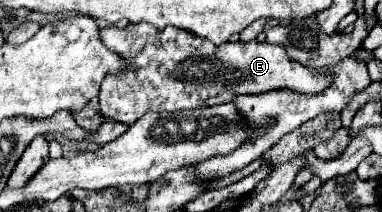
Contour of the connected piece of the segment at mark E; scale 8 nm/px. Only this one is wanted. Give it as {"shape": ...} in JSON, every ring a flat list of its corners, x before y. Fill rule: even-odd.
{"shape":[[129,24,127,28,103,28,101,38,105,46,115,50,121,58,131,62,129,70,121,76,107,76,103,80,99,102,101,112,105,118,133,124,137,118,141,118,145,112,175,112,175,110,187,110,187,108,203,108,203,106,217,106,233,102,239,94,263,94,271,90,293,90,299,94,319,94,327,86,331,86,333,76,329,72,319,72,301,66,299,62,291,60,281,44,269,44,269,42,223,42,215,46,213,42,201,40,195,34,189,34,187,30,179,30,175,26,165,26,163,30,157,30,151,24]]}

